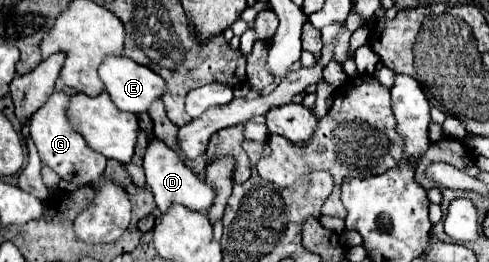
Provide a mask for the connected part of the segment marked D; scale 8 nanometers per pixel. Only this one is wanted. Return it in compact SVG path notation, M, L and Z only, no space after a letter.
M154 138L150 144L148 144L148 150L144 154L144 172L146 172L146 182L148 186L152 188L152 194L154 194L154 200L156 200L156 206L160 210L160 214L168 212L174 204L182 204L194 212L202 212L202 214L208 214L210 206L214 204L214 190L204 182L200 180L182 160L180 156L168 148L164 142L160 142L158 138Z

